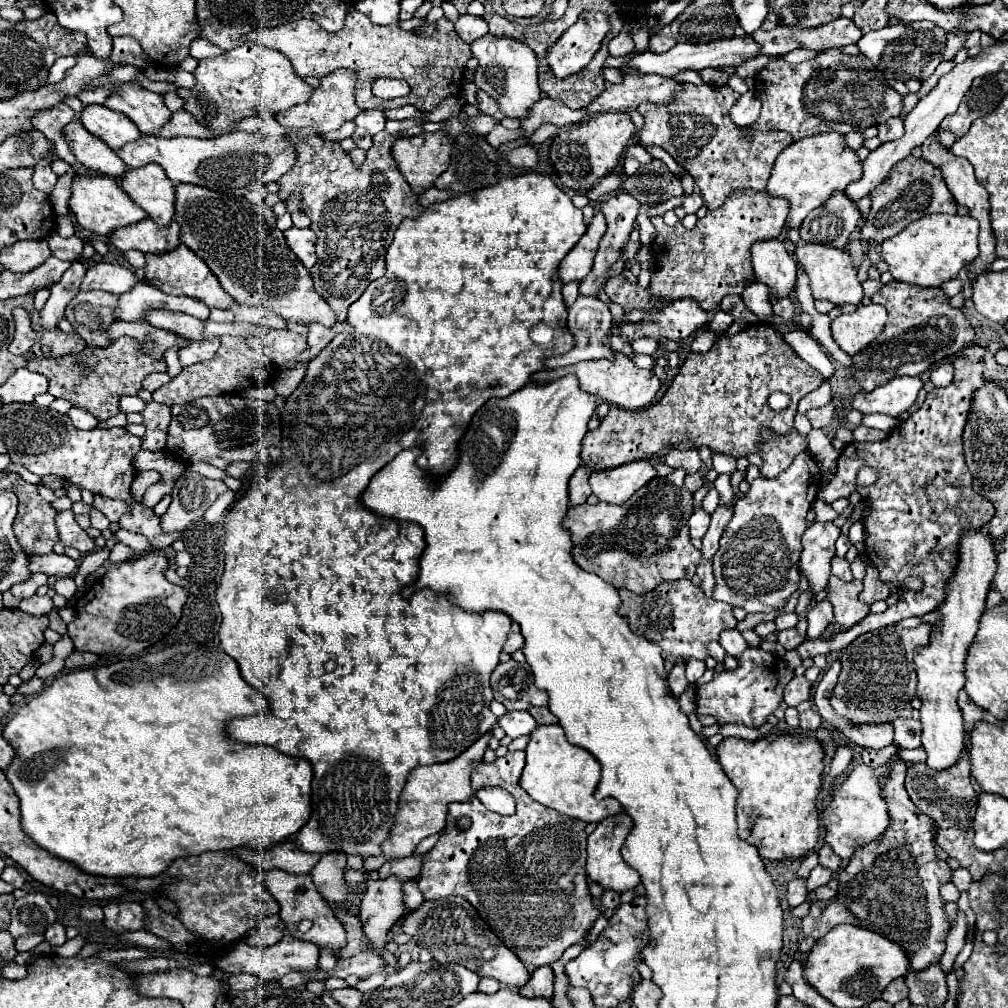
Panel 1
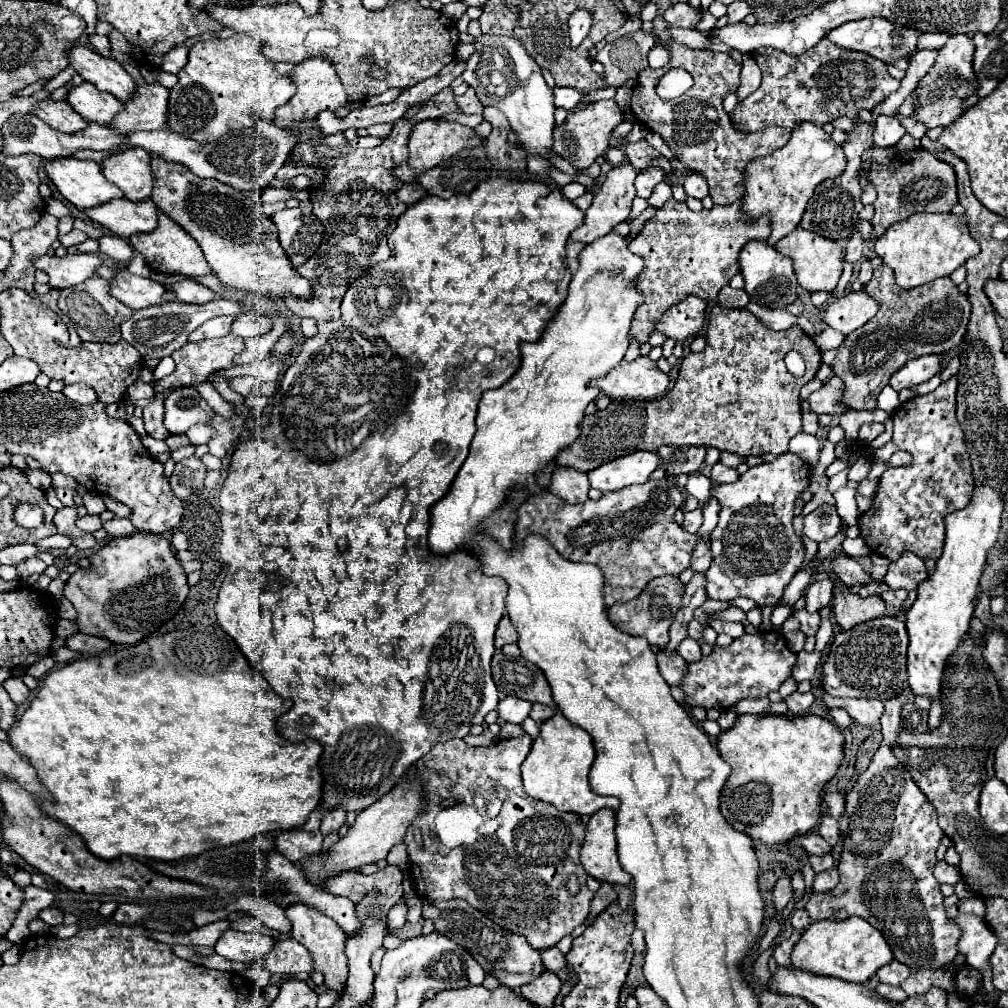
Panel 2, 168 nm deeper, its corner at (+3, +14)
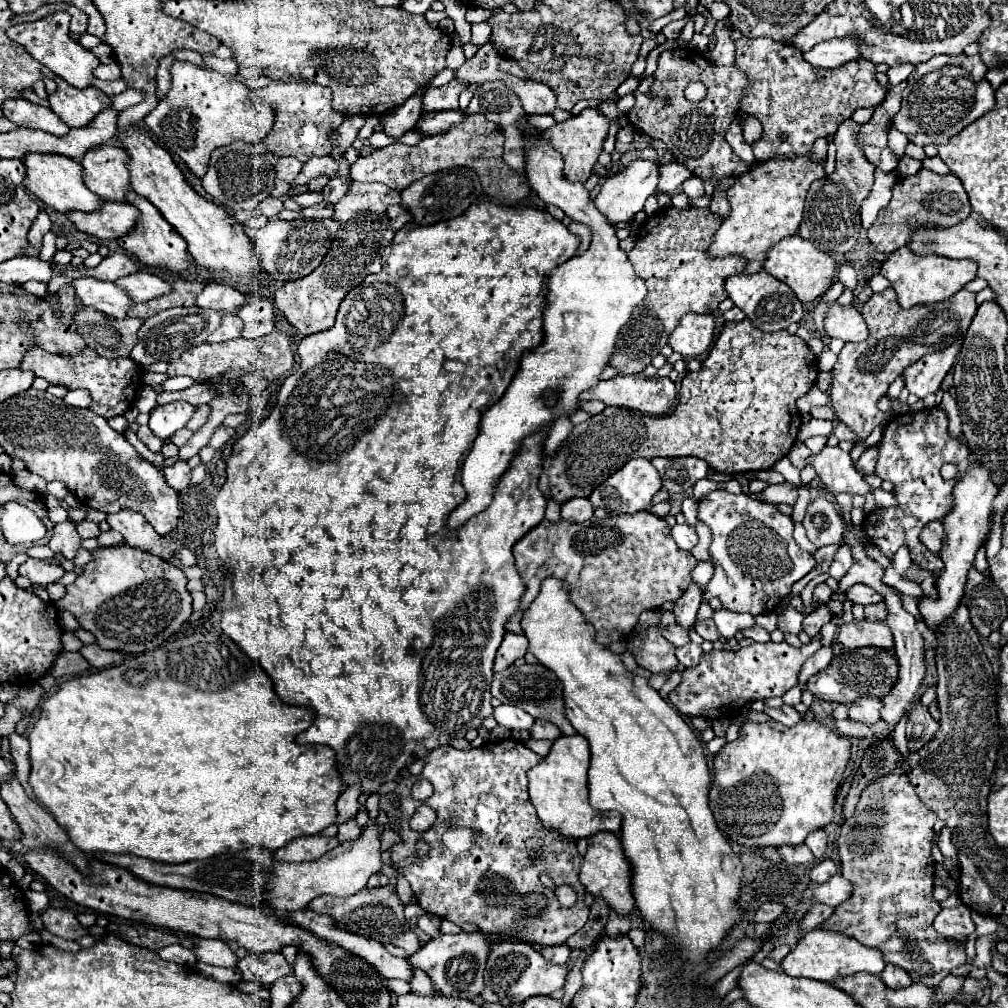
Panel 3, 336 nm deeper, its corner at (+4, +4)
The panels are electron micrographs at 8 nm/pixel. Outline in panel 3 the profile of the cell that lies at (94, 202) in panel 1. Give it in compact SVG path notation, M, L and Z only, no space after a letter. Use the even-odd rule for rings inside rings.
M30 153L30 155L26 155L24 163L26 163L26 181L24 181L24 185L38 199L42 199L46 205L50 205L52 209L56 209L60 213L70 213L70 211L92 213L92 211L100 209L102 199L98 199L98 195L94 195L90 189L86 189L86 183L82 179L84 177L82 165L76 163L74 159L68 159L64 155Z

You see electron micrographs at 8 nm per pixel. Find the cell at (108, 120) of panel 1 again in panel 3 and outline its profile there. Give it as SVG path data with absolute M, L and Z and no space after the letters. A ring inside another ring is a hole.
M56 77L56 83L58 91L48 95L50 109L68 127L86 127L100 111L110 107L110 97L100 89L94 87L76 89L60 77Z

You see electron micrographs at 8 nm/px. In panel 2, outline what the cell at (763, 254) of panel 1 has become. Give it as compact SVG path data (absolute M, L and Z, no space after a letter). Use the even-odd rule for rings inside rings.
M751 241L739 253L739 267L745 279L745 293L751 301L767 307L767 309L785 309L797 299L797 277L793 265L787 257L781 257L777 249L767 245L765 241Z

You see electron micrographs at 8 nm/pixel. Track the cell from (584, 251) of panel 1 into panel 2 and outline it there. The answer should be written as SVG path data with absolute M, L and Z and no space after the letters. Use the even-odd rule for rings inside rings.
M623 163L623 165L613 167L607 173L607 179L605 179L603 187L595 193L591 207L585 211L585 223L579 229L573 231L571 239L583 241L583 243L591 243L597 237L607 235L617 223L625 221L629 217L629 213L631 213L631 203L635 199L635 177L637 175L639 175L639 171L633 165L629 165L629 163Z

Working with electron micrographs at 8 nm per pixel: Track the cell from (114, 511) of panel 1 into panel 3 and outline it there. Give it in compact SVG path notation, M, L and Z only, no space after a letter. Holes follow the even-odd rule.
M130 509L108 515L106 521L114 531L122 533L124 543L130 547L148 551L148 553L158 555L162 559L170 559L178 549L174 539L158 535L140 513L134 513Z

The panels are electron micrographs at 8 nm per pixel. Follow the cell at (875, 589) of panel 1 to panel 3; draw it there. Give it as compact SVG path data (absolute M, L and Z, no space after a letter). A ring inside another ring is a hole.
M884 601L872 605L872 607L864 607L864 613L868 619L886 619L886 604Z

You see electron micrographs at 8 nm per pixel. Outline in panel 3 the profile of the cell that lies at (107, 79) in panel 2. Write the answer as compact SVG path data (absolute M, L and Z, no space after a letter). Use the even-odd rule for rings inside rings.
M54 13L50 17L44 17L40 21L34 21L34 23L22 23L22 25L14 25L6 31L6 35L24 45L34 59L38 59L44 67L48 67L54 75L62 77L64 81L68 81L70 85L78 87L78 89L84 89L84 87L92 87L92 81L96 79L94 77L94 69L98 67L98 59L88 51L84 49L82 45L78 45L72 37L70 37L70 31L68 31L68 23L70 23L70 15L68 13Z

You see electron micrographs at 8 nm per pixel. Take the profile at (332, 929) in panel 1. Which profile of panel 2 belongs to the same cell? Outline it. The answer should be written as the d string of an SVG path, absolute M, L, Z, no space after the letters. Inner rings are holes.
M293 905L291 909L285 909L285 915L293 925L291 937L299 941L303 947L307 947L307 951L311 953L313 971L323 973L325 987L335 991L341 997L347 981L347 957L343 953L345 935L341 933L339 925L335 925L335 921L331 921L329 917L323 917L323 913L315 913L315 909L307 909L307 905Z

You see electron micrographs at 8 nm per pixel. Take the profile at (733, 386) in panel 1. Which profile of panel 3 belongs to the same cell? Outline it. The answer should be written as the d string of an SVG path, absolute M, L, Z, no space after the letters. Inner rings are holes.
M750 319L724 323L714 347L702 363L702 369L696 373L688 371L682 377L678 405L672 413L664 417L650 417L622 407L606 407L588 421L574 425L562 449L558 449L550 461L544 461L538 487L544 497L552 497L558 503L572 497L588 497L604 479L636 457L644 457L648 461L654 457L700 457L710 465L710 469L730 475L772 469L776 461L788 455L796 441L802 425L796 399L816 385L816 377L816 355L798 335L790 335L786 329L778 333L762 333L750 323Z

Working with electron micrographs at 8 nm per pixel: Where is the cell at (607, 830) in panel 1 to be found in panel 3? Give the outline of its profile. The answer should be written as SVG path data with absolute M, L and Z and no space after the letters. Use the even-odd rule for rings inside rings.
M600 831L598 835L592 835L588 839L588 851L582 861L580 881L588 893L592 893L594 897L602 897L620 915L628 915L634 909L634 897L630 891L630 865L622 853L620 837L616 833Z

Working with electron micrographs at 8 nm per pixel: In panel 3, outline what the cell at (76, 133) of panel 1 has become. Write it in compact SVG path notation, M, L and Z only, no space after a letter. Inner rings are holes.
M8 99L2 103L2 109L4 109L4 117L20 127L42 129L56 137L62 137L70 131L66 123L62 123L62 119L58 119L58 115L50 111L50 107L42 107L26 99Z

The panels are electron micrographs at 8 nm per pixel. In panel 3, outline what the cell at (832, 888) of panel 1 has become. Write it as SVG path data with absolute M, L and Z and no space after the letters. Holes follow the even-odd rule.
M838 873L826 883L812 885L812 895L814 895L814 899L818 903L836 907L836 905L840 905L842 901L846 901L852 895L852 885Z

